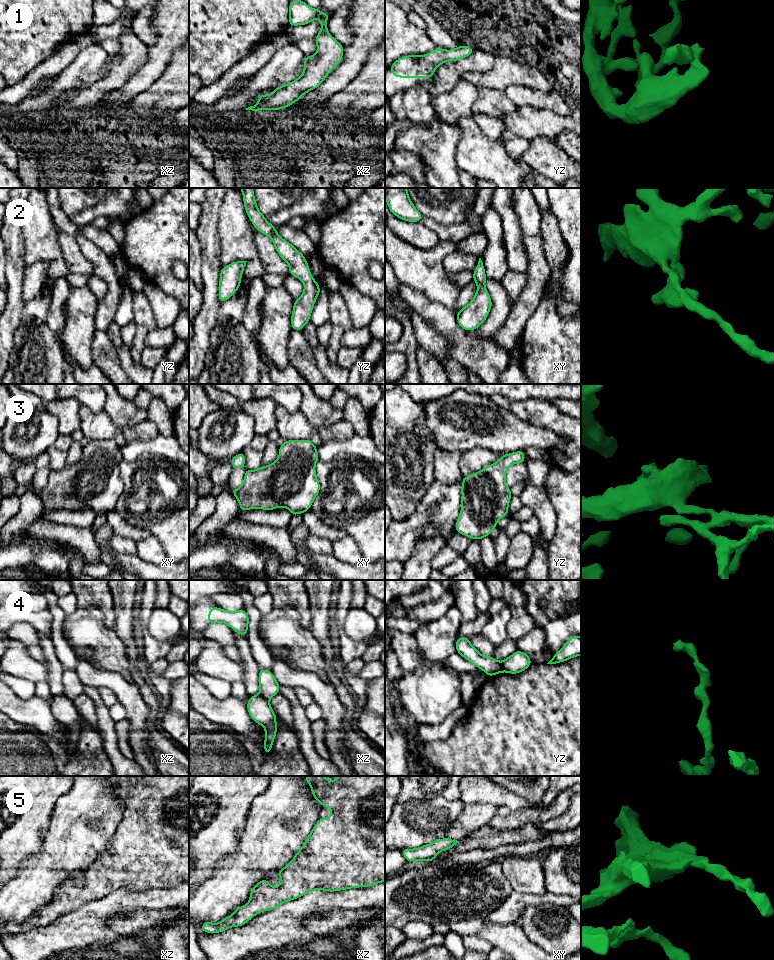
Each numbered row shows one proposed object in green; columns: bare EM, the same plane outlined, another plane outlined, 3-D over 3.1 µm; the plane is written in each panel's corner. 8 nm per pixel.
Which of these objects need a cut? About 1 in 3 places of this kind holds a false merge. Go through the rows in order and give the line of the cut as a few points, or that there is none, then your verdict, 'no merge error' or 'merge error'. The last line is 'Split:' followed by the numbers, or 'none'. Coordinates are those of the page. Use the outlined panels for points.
1: no cut | no merge error
2: no cut | no merge error
3: no cut | no merge error
4: xz (259, 694), (268, 700) | merge error
5: no cut | no merge error
Split: 4

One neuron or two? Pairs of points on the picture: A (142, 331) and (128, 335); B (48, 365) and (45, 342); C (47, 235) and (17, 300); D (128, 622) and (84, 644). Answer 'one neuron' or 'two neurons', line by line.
A: two neurons
B: one neuron
C: two neurons
D: two neurons

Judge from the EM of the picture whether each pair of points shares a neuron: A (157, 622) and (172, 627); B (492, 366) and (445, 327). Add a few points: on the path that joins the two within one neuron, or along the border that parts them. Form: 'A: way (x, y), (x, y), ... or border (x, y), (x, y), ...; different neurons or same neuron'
A: way (161, 623), (168, 626); same neuron
B: way (480, 355), (472, 352), (457, 337); same neuron

